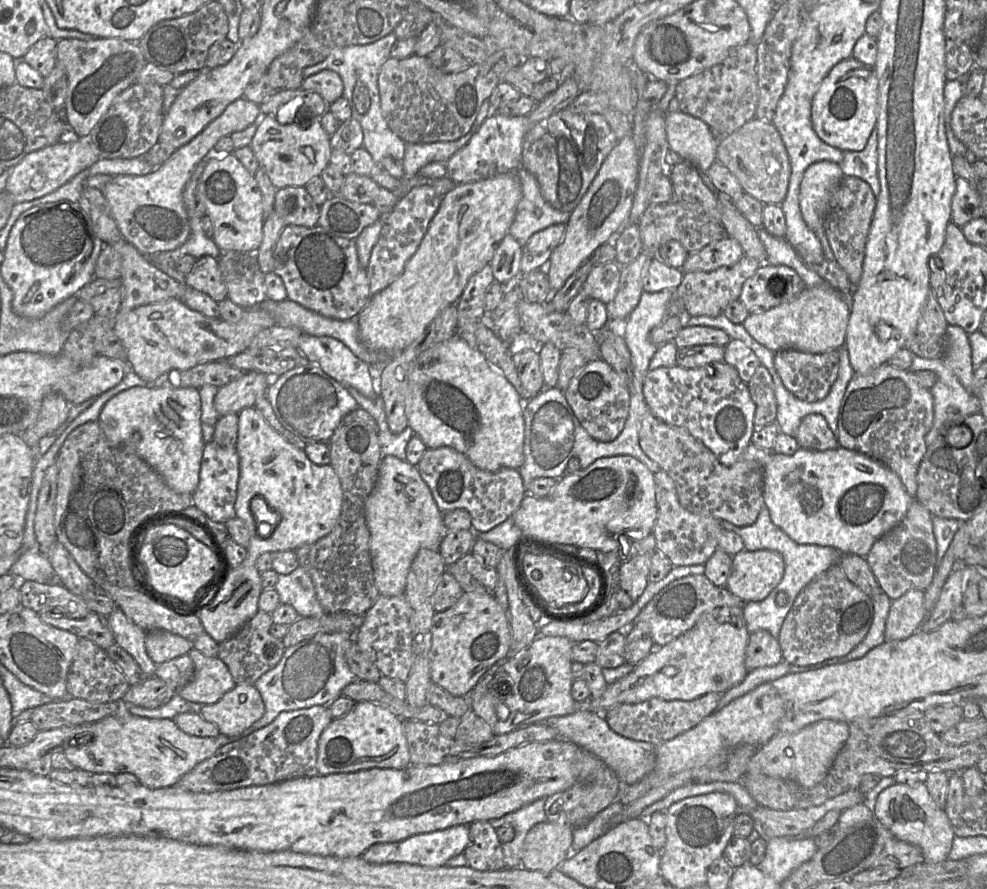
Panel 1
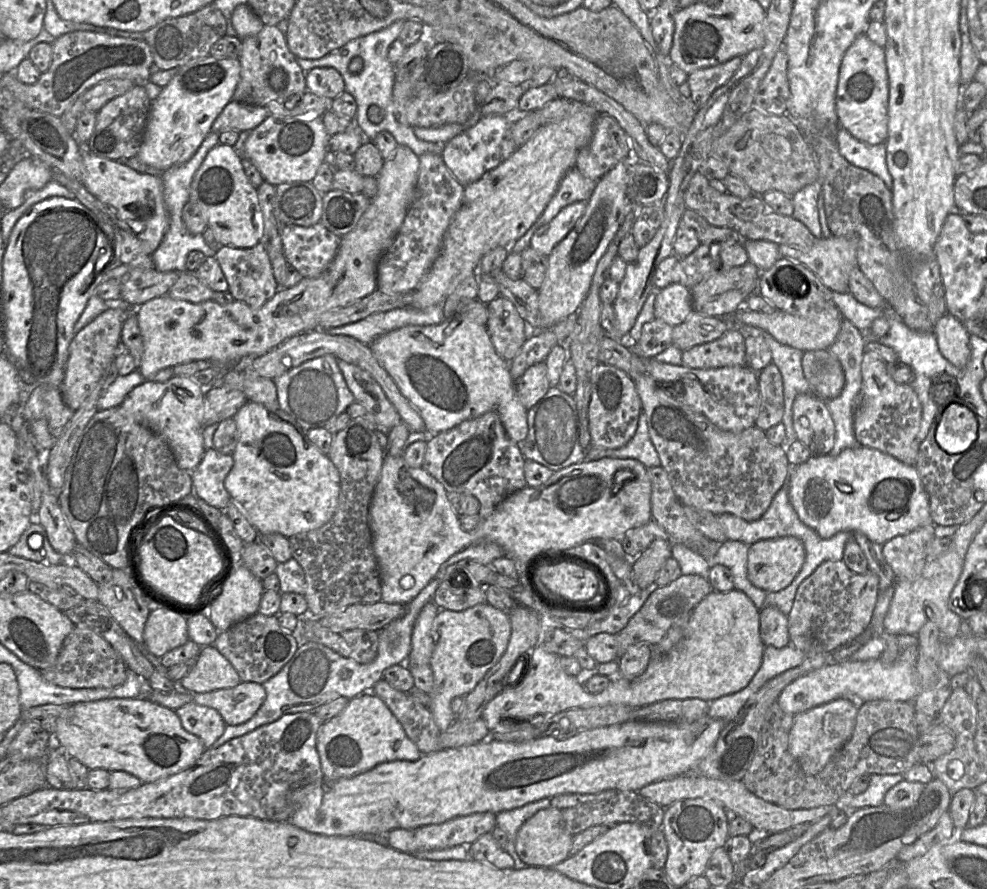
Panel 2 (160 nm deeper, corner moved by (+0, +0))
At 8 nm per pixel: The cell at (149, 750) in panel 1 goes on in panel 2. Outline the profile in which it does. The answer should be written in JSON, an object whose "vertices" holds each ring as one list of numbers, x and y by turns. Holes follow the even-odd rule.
{"vertices":[[112,698,71,704,65,707,63,712,58,717,53,738,54,745,60,747,67,754,68,757,72,757,79,760,89,770,104,769,108,772,124,771,136,776,142,781,142,783,157,782,159,780,177,774,178,772,189,768,202,756,202,754,206,750,205,745,197,736,187,732,183,728,181,720,176,714,175,710,163,707,149,699,137,698]]}

